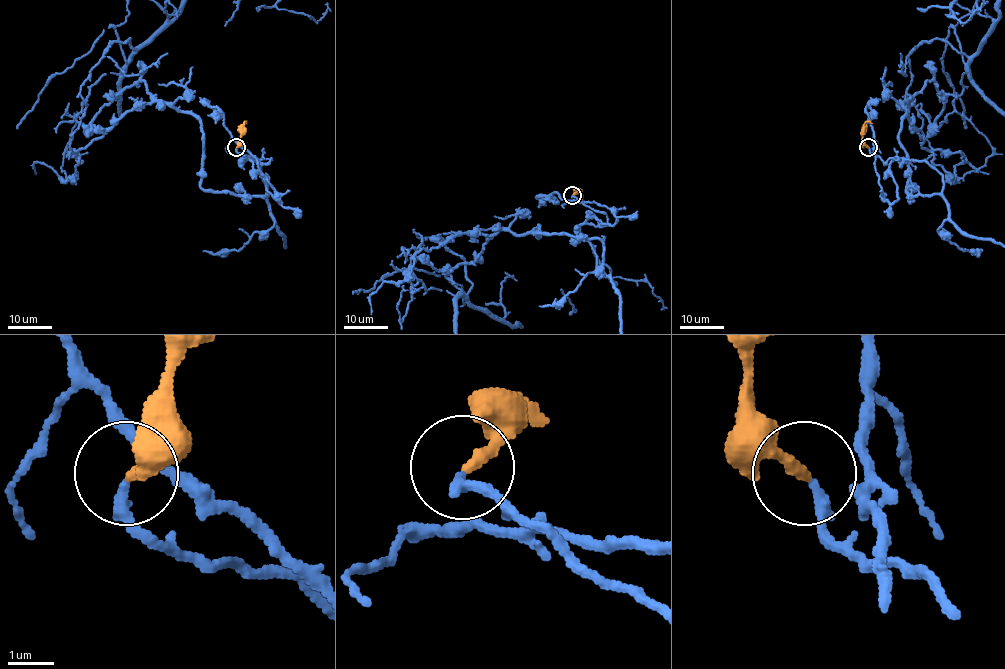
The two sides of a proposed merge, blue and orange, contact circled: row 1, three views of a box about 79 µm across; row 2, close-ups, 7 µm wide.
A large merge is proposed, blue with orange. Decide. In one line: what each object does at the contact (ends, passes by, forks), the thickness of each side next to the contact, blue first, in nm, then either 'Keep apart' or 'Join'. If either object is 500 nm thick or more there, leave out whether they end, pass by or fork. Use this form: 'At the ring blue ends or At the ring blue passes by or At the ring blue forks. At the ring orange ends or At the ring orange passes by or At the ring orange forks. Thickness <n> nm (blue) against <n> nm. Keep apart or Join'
At the ring blue ends. At the ring orange ends. Thickness 240 nm (blue) against 260 nm. Join

